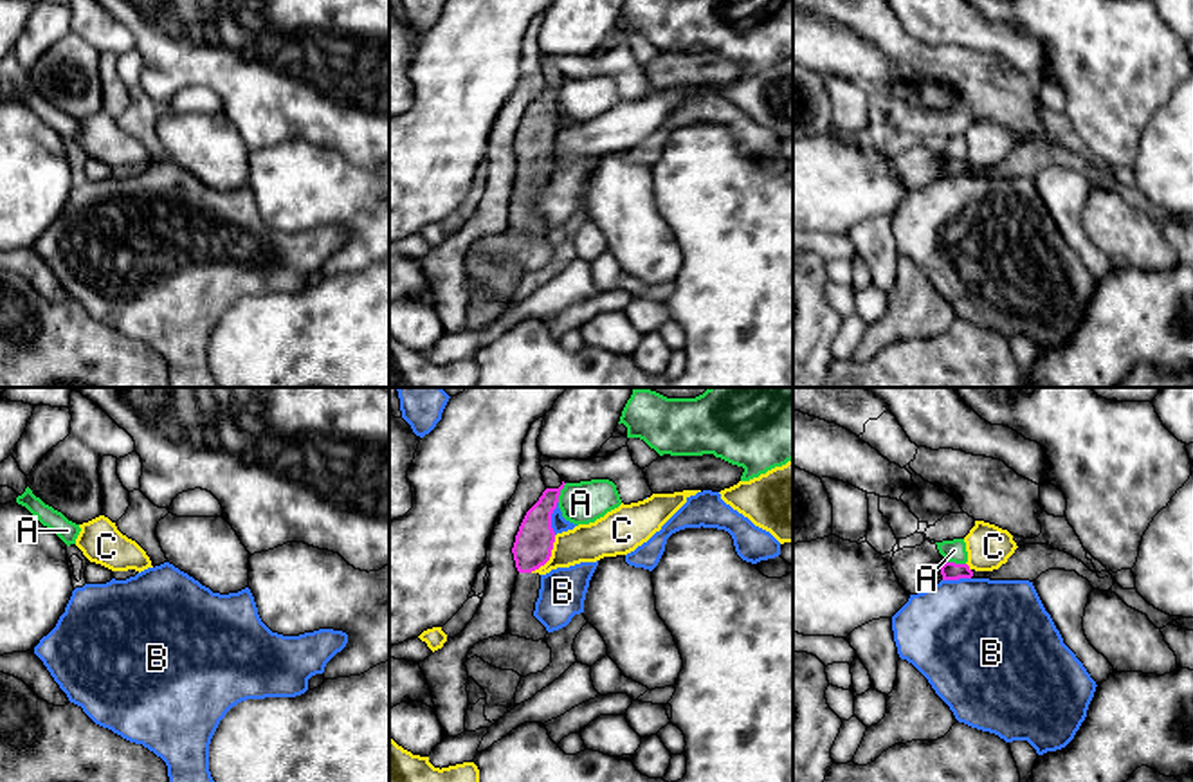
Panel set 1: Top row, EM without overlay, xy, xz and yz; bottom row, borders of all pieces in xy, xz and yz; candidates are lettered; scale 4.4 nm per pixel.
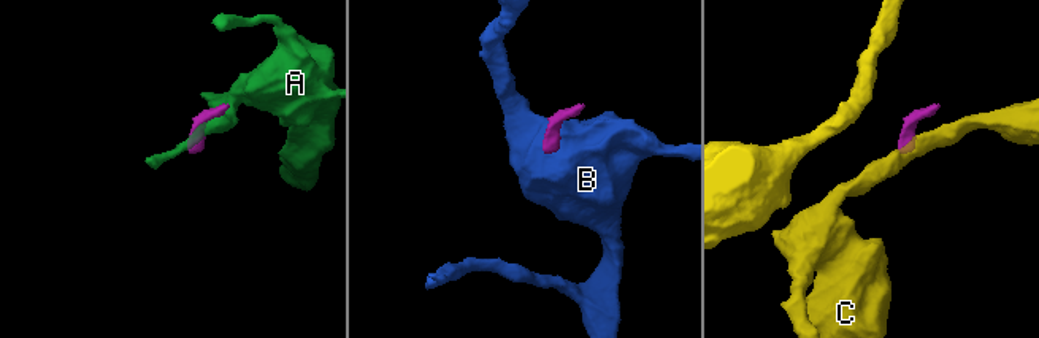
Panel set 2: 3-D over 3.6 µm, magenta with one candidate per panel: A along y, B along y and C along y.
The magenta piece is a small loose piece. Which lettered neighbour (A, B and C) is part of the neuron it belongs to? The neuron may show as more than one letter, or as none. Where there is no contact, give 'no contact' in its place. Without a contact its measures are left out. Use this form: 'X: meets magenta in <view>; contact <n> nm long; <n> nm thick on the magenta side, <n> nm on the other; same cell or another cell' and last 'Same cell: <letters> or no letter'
A: meets magenta in xz; contact 100 nm long; 170 nm thick on the magenta side, 190 nm on the other; another cell
B: meets magenta in xz; contact 150 nm long; 170 nm thick on the magenta side, 70 nm on the other; another cell
C: meets magenta in xz; contact 200 nm long; 170 nm thick on the magenta side, 180 nm on the other; another cell
Same cell: no letter

